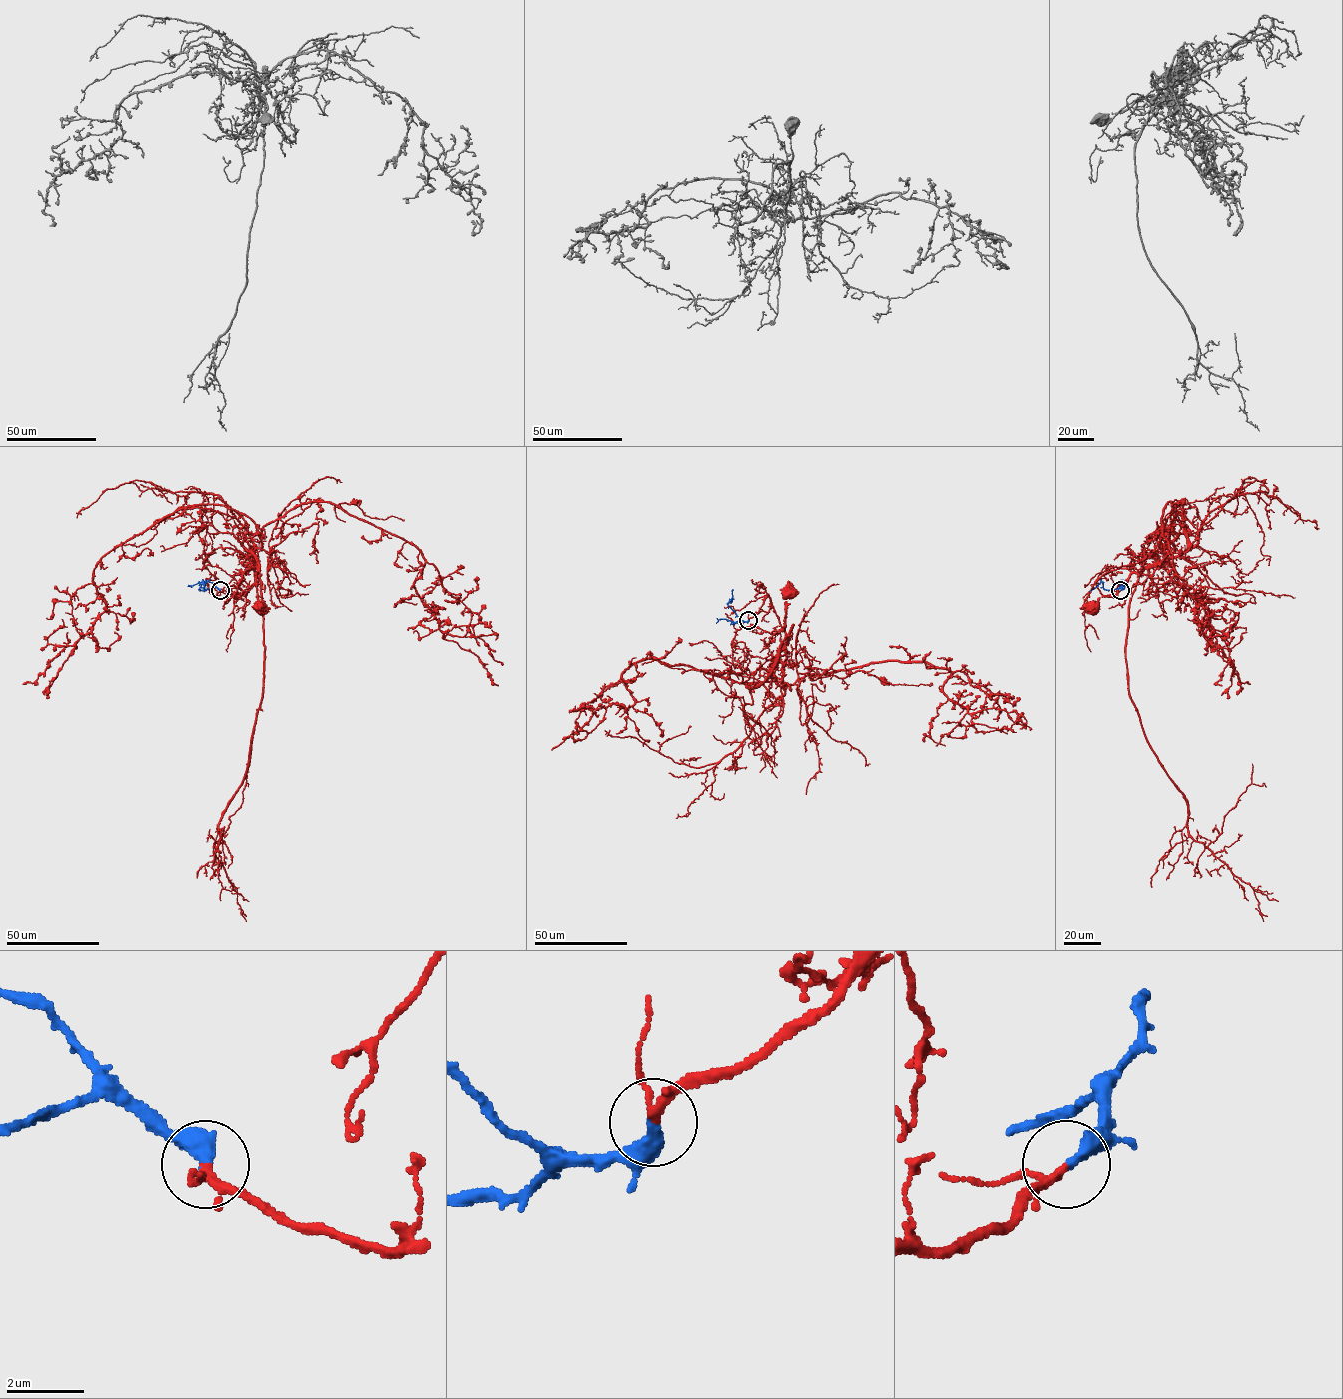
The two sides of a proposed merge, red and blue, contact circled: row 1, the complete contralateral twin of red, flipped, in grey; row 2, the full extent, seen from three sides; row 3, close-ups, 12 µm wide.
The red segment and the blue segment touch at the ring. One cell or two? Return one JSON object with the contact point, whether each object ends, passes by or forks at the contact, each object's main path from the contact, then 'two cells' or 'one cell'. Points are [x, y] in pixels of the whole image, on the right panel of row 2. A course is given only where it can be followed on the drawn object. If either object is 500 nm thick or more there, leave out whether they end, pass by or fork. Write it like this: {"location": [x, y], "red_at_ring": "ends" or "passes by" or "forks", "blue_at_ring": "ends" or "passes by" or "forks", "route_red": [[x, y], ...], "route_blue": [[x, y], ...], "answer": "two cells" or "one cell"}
{"location": [1120, 590], "red_at_ring": "forks", "blue_at_ring": "ends", "route_red": [[1120, 590], [1103, 595], [1096, 582], [1127, 568], [1131, 574], [1117, 592], [1100, 597], [1092, 607]], "route_blue": [[1120, 590], [1121, 587], [1105, 589], [1101, 582], [1089, 591]], "answer": "one cell"}

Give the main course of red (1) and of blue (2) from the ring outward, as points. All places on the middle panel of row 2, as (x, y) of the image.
1: (748, 620), (757, 614), (767, 595), (784, 630), (785, 591), (789, 591)
2: (748, 620), (742, 621), (728, 605), (732, 600), (732, 589)

